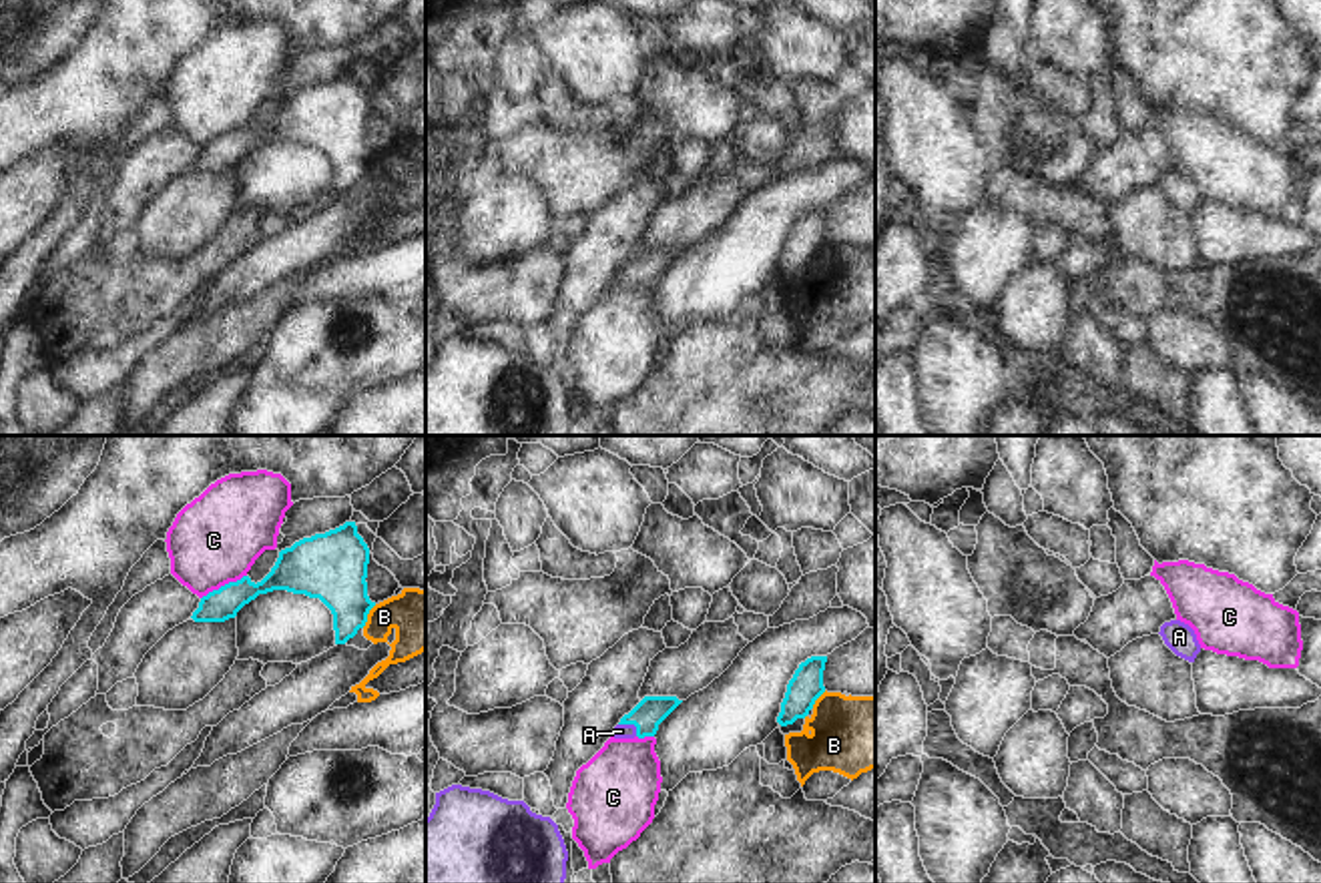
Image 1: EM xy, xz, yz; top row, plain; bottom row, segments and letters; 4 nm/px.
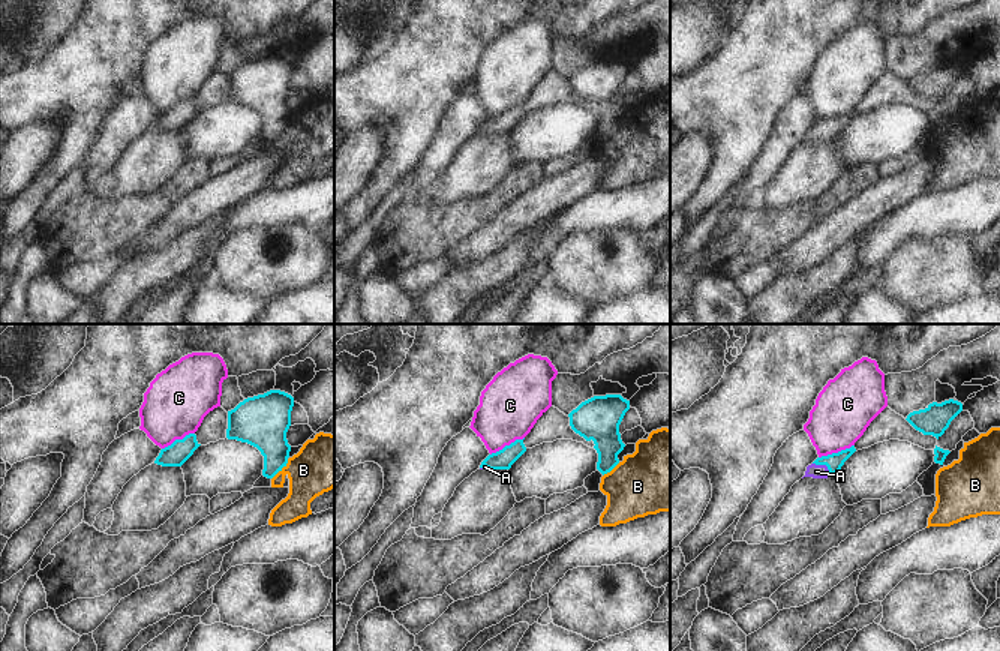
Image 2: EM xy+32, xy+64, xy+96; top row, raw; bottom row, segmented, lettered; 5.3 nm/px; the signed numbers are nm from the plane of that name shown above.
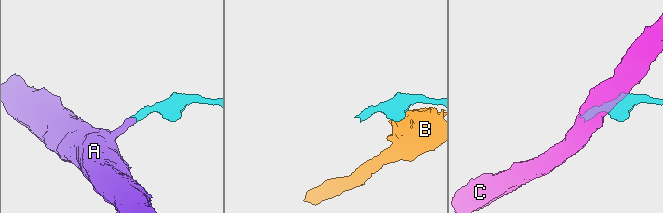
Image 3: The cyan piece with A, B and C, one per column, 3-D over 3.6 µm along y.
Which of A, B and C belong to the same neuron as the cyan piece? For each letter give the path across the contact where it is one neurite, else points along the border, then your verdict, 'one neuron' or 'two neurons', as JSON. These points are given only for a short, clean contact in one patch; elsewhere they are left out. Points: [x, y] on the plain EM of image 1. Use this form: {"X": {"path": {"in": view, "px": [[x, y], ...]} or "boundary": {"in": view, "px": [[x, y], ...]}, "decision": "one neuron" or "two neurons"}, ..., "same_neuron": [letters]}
{"A": {"path": {"in": "xz", "px": [[651, 261], [631, 273], [621, 281]]}, "decision": "one neuron"}, "B": {"boundary": {"in": "xy", "px": [[376, 155], [362, 177]]}, "decision": "two neurons"}, "C": {"boundary": {"in": "xy", "px": [[245, 125], [209, 141], [201, 149]]}, "decision": "two neurons"}, "same_neuron": ["A"]}

